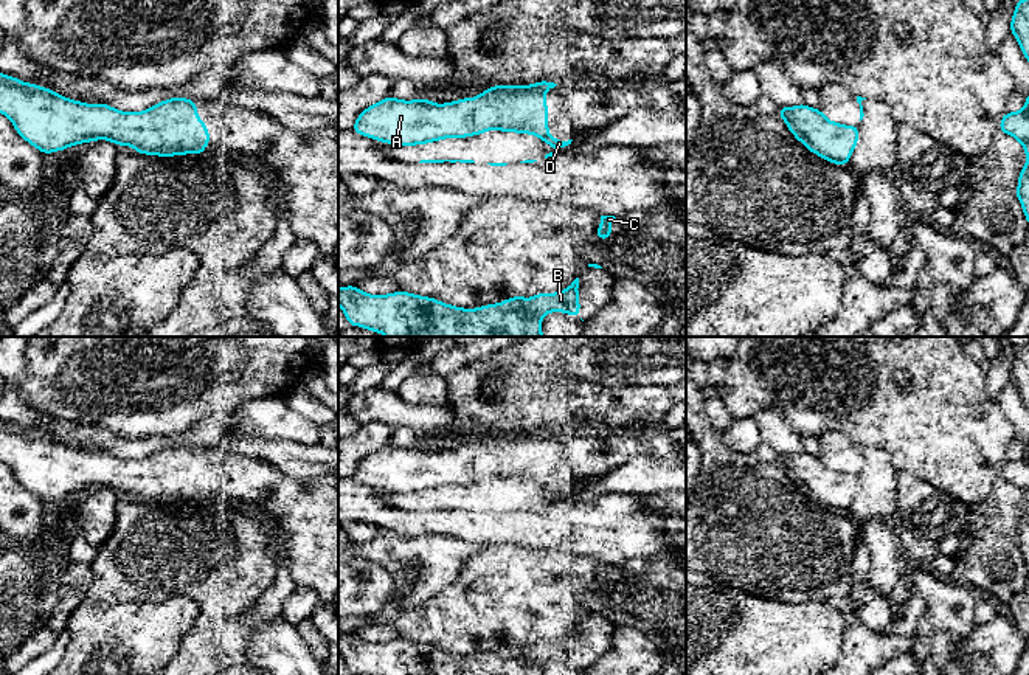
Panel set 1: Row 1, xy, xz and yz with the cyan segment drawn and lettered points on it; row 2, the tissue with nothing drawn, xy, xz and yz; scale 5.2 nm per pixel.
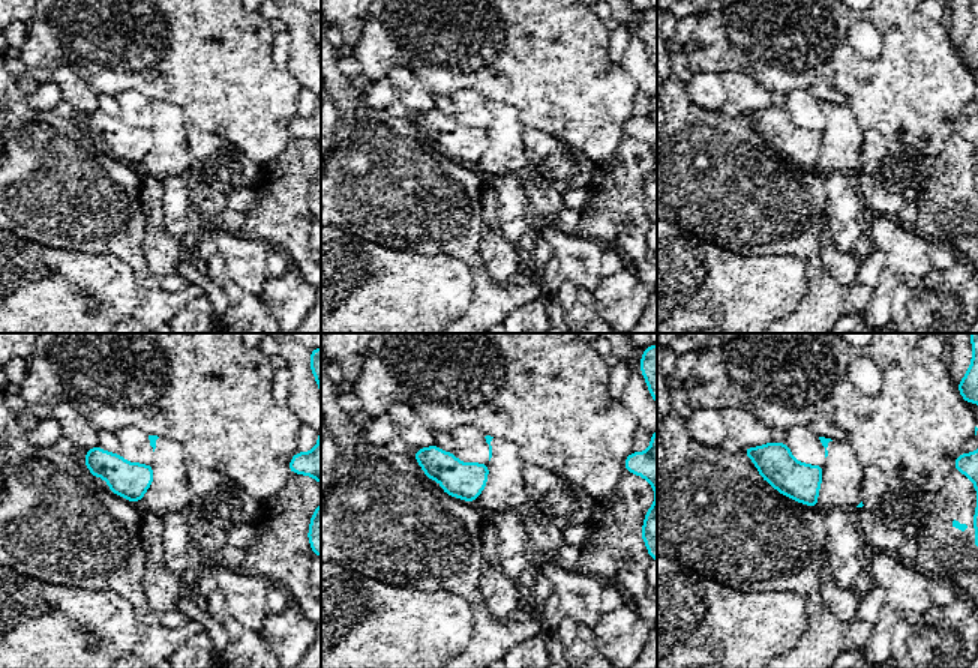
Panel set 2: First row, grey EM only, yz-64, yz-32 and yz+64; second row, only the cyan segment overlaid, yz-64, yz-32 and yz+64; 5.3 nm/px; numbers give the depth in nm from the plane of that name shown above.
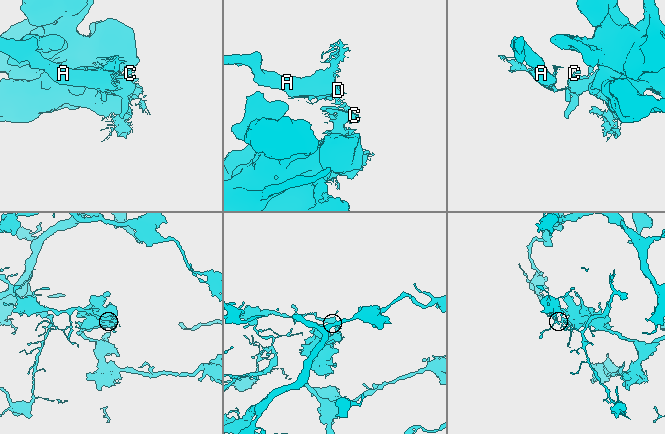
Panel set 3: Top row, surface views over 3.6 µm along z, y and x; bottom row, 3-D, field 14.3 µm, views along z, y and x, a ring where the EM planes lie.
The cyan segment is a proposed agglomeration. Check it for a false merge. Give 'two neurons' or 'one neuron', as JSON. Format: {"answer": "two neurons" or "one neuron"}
{"answer": "two neurons"}

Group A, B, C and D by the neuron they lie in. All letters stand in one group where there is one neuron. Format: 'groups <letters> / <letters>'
groups A / B C D

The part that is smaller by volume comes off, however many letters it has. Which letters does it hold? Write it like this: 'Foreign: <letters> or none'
Foreign: A

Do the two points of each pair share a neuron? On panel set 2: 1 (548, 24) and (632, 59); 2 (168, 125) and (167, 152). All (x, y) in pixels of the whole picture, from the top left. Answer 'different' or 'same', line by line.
1: different
2: same

